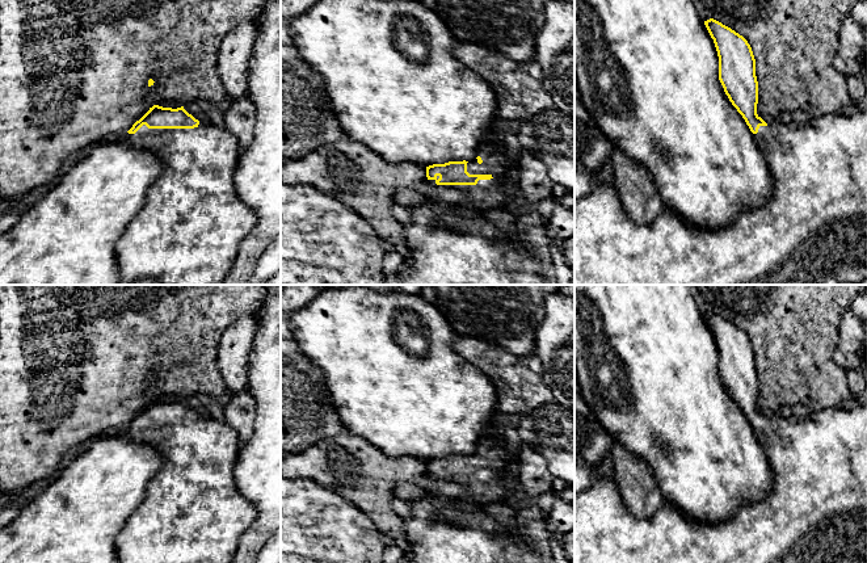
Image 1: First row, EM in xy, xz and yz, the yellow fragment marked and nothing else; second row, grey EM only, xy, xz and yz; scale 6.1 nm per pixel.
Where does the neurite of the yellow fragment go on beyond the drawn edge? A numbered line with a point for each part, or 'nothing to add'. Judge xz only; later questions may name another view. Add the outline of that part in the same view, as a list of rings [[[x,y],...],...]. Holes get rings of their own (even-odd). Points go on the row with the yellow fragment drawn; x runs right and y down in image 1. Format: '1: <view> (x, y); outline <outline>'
1: xz (443, 248); outline [[[496,127],[483,142],[479,156],[483,163],[470,160],[467,172],[491,175],[491,180],[479,180],[476,185],[437,185],[435,180],[428,180],[425,193],[430,202],[411,206],[412,222],[404,226],[408,255],[392,276],[384,277],[383,285],[550,285],[550,272],[533,255],[533,245],[526,235],[518,231],[501,235],[485,218],[489,210],[512,210],[519,203],[519,194],[512,193],[508,186],[512,173],[518,172],[518,159],[509,159],[501,151]],[[464,205],[472,205],[477,217],[468,219],[453,211],[454,206]]]

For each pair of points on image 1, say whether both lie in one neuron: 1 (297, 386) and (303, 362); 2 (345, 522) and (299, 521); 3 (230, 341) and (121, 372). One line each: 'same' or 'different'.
1: same
2: same
3: different

